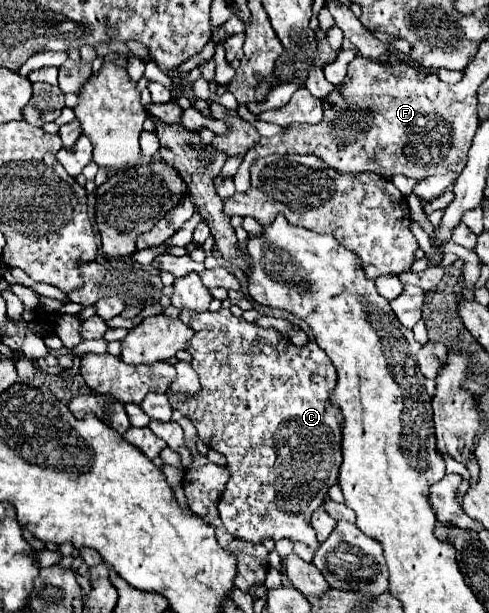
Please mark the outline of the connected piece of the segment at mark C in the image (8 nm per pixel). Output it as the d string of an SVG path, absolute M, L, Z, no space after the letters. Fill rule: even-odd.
M182 310L180 312L180 320L184 324L188 324L192 330L194 330L194 336L188 340L188 346L186 346L186 352L190 352L192 356L192 368L196 370L198 378L200 378L200 392L194 394L194 396L180 396L180 394L170 394L168 400L170 400L170 406L174 410L178 410L182 416L190 418L192 424L196 426L198 430L198 436L200 440L226 456L228 464L226 468L230 470L230 480L226 484L226 492L222 494L222 500L220 500L220 520L224 524L224 528L234 536L234 538L240 538L240 540L248 540L248 542L254 542L254 544L260 544L262 540L266 538L272 538L272 540L282 540L282 538L288 538L292 542L304 542L308 544L312 550L316 550L318 540L316 540L316 534L310 526L310 516L312 512L324 502L326 494L328 494L328 488L334 486L338 482L338 468L340 468L340 462L342 462L342 422L340 422L340 410L330 406L330 392L334 390L336 386L336 370L330 362L330 358L324 354L324 350L312 340L308 338L308 344L306 346L294 346L292 342L288 342L286 338L282 338L276 330L272 328L260 328L252 322L246 322L244 318L236 318L232 316L230 310L218 310L218 312L202 312L202 314L196 314L192 310Z

